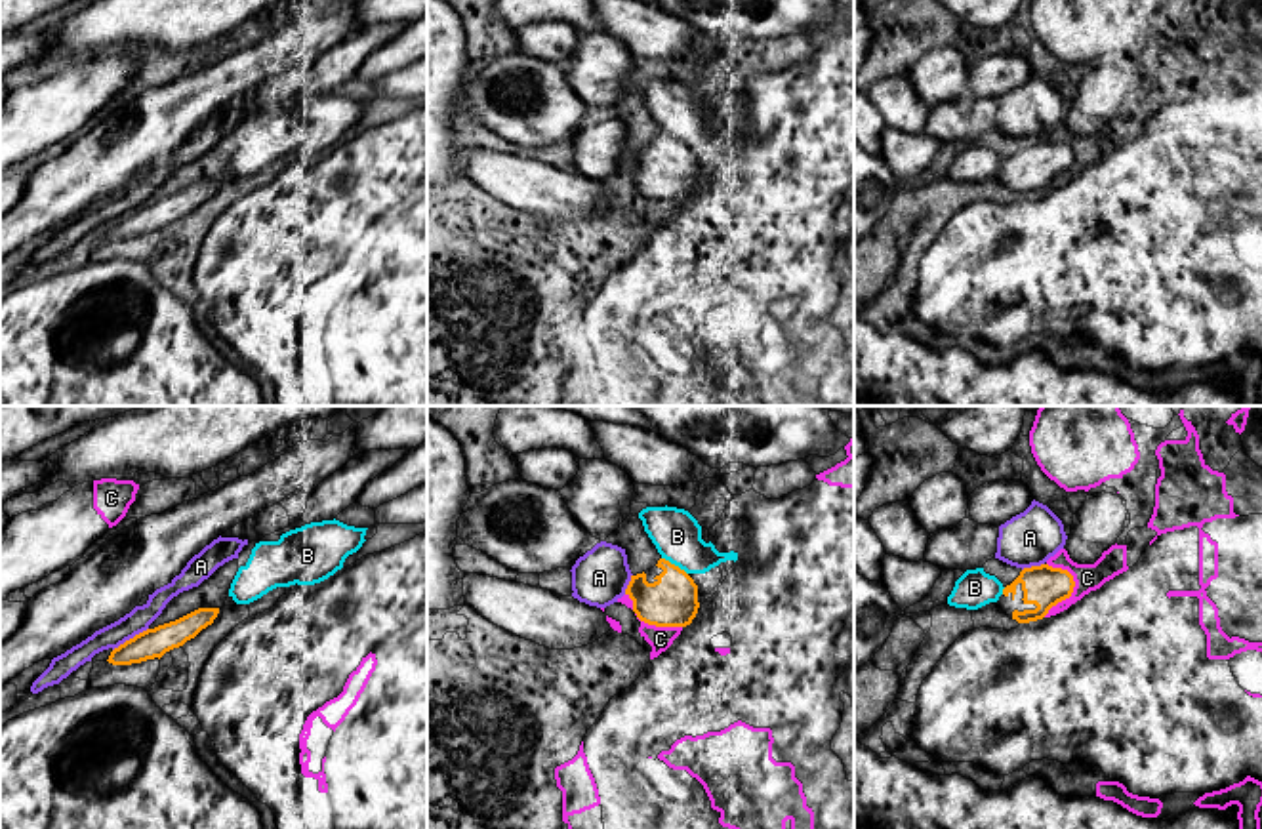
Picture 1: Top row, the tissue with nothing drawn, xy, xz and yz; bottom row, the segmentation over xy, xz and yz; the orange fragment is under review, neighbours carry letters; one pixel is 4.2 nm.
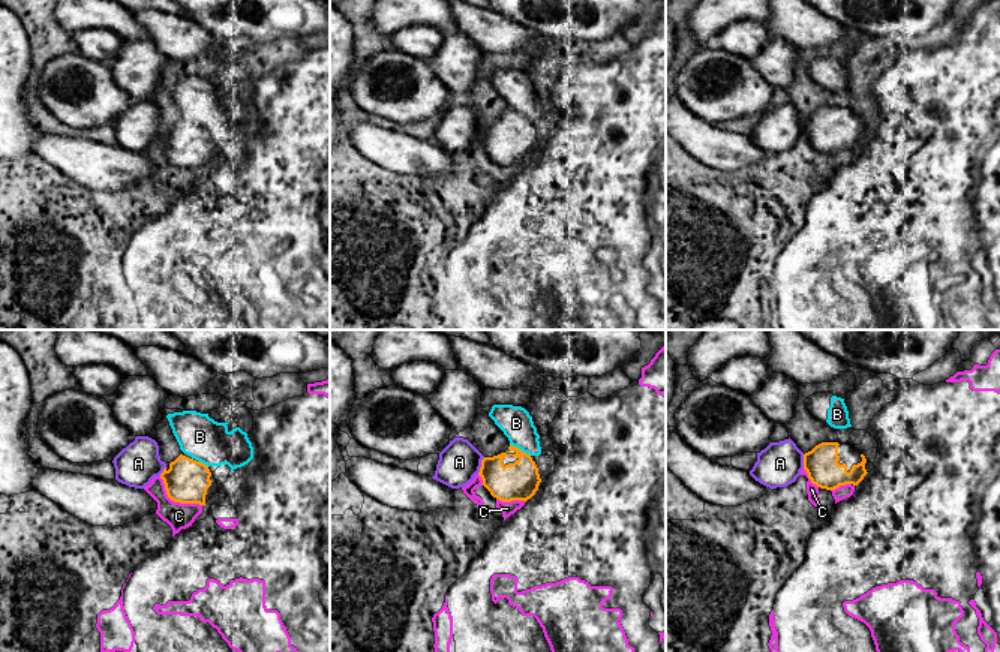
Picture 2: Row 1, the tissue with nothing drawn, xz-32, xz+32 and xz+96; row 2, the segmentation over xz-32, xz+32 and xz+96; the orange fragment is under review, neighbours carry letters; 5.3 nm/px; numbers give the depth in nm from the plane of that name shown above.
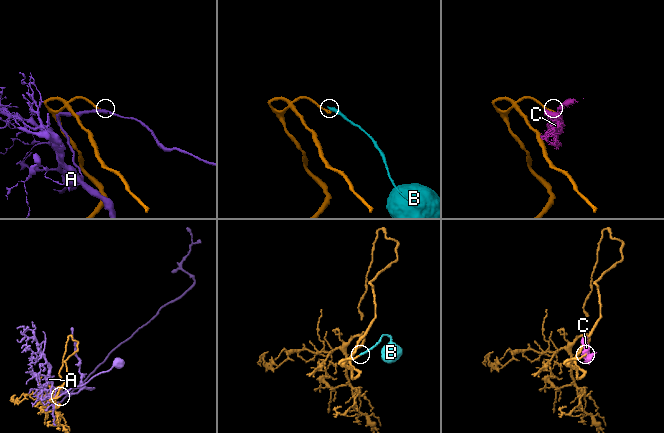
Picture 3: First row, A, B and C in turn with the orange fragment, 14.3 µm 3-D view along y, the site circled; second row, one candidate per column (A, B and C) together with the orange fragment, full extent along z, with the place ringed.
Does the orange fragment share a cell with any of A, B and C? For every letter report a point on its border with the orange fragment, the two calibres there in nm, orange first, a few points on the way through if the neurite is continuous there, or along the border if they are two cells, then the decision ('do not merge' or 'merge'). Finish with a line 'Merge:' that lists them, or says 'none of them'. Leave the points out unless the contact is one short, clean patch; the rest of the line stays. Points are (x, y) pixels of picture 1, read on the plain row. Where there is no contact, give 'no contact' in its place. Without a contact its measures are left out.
A: xy (130, 212) | 130/100 nm | do not merge
B: xz (673, 138) | 220/200 nm | along xz (662, 130), (687, 147) | do not merge
C: yz (1074, 159) | 180/120 nm | do not merge
Merge: none of them

